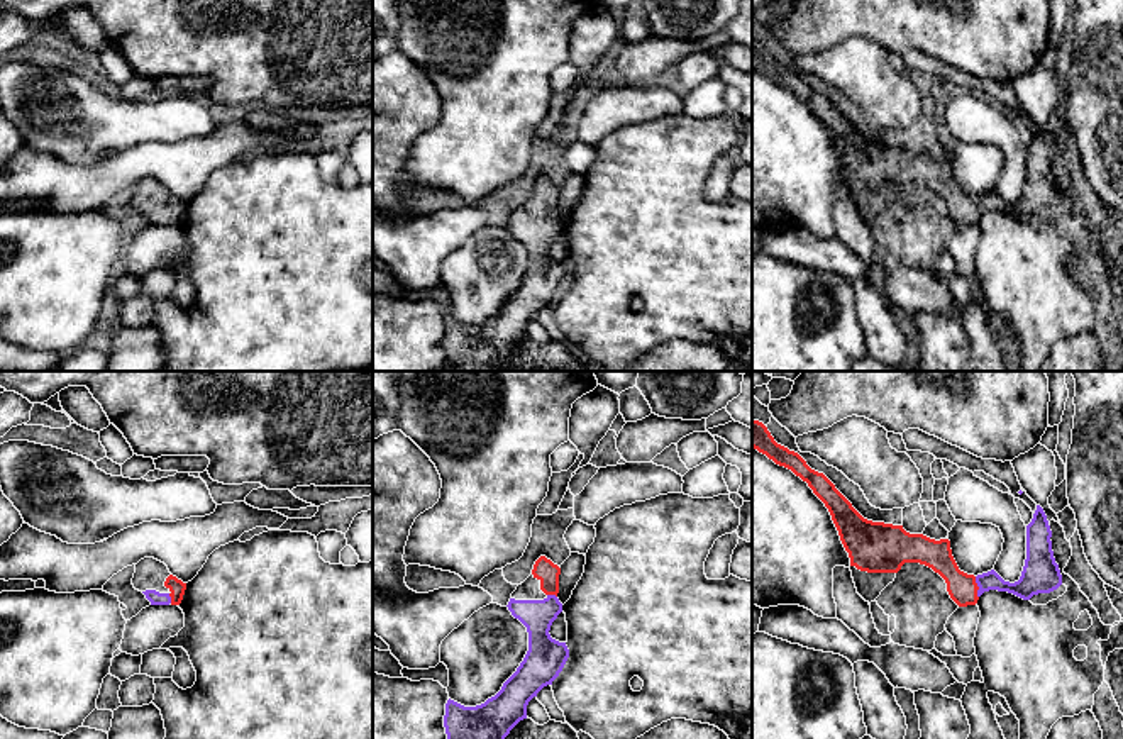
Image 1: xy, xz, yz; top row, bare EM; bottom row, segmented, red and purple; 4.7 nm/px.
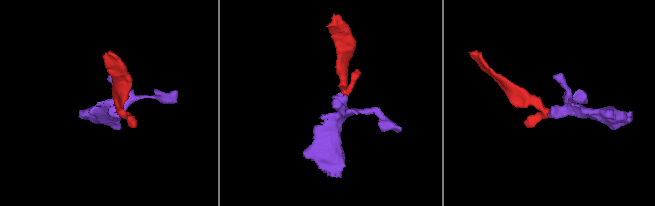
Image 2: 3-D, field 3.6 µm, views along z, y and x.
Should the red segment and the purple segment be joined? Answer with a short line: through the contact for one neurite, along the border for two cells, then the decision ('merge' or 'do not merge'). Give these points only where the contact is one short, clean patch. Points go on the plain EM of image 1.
line yz (937, 175), (966, 207), (978, 207), (1030, 204); merge

